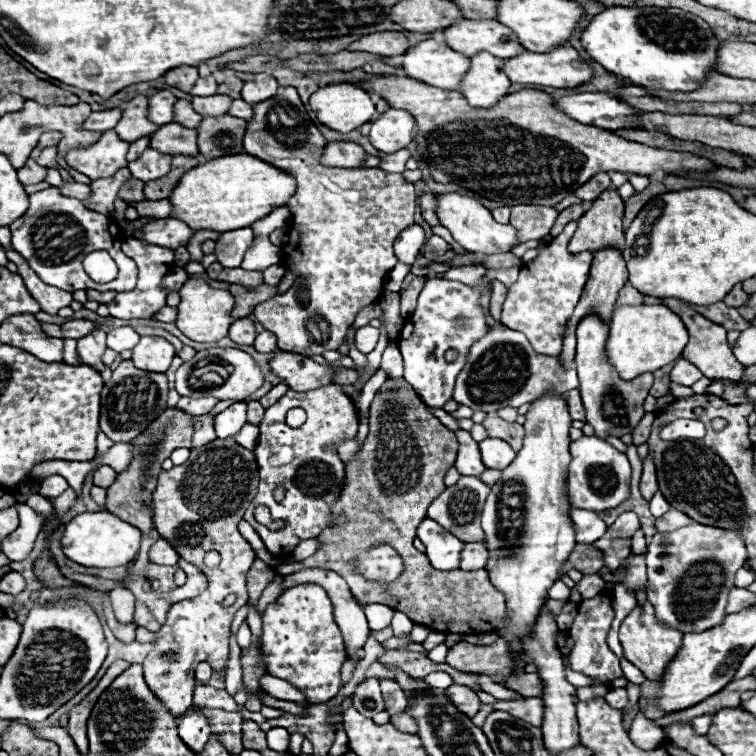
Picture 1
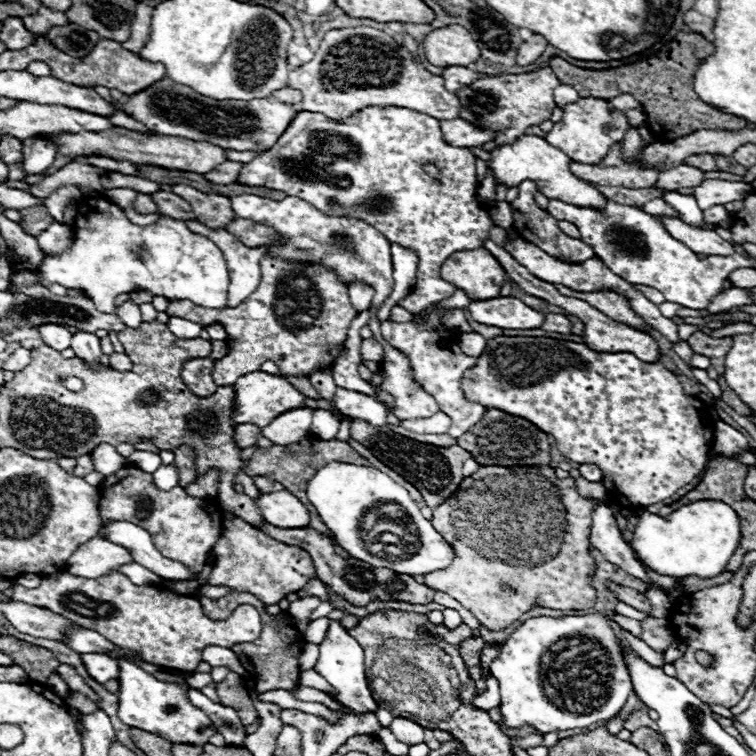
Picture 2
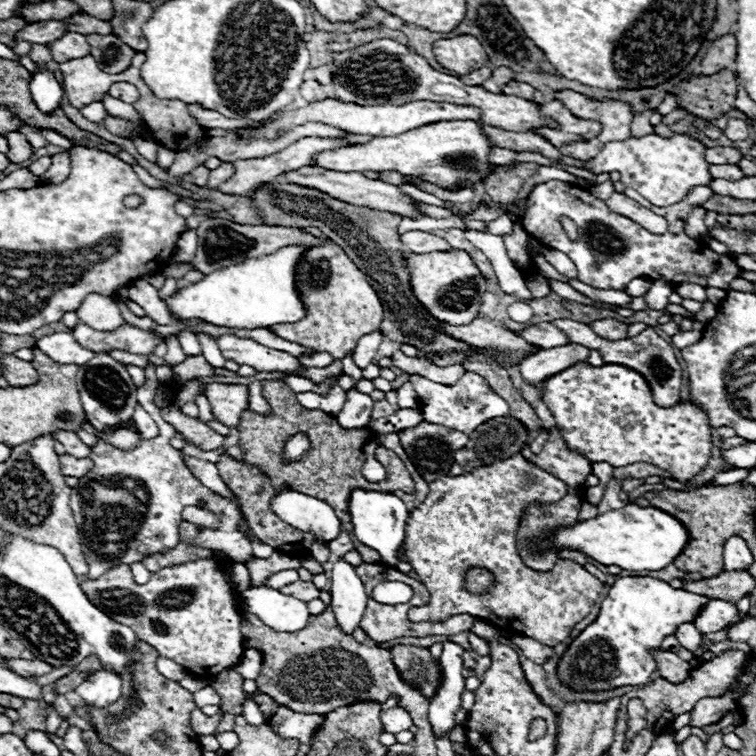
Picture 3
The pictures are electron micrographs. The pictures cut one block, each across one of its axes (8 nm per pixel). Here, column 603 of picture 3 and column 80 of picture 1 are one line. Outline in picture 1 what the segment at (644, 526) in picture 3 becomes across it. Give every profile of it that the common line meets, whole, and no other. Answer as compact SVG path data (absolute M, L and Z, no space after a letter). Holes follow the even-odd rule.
M82 512L66 524L60 544L64 554L82 566L116 568L116 566L128 566L134 560L134 556L140 550L140 538L142 532L136 530L136 526L120 520L110 512Z

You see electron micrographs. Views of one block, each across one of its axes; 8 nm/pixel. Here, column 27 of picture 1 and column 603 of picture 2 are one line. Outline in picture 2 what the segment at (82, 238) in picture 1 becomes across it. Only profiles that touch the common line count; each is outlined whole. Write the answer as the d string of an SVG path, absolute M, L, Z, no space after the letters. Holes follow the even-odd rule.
M550 200L546 210L556 220L572 222L580 230L580 238L594 248L594 254L602 258L604 264L616 276L628 280L630 284L652 286L660 290L668 302L686 308L694 308L694 310L706 308L714 296L726 290L724 280L734 268L752 266L750 260L742 258L740 254L726 258L708 256L704 260L698 260L690 248L686 248L682 242L678 242L668 234L660 218L630 206L622 206L612 200L608 200L606 210L580 208L560 200Z

